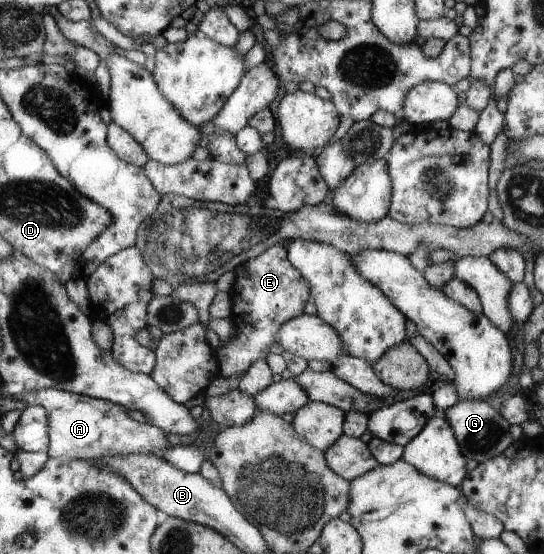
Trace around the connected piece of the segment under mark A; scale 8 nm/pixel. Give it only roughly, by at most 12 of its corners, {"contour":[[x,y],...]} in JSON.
{"contour":[[47,388],[17,399],[50,415],[50,457],[162,455],[158,427],[120,405]]}

